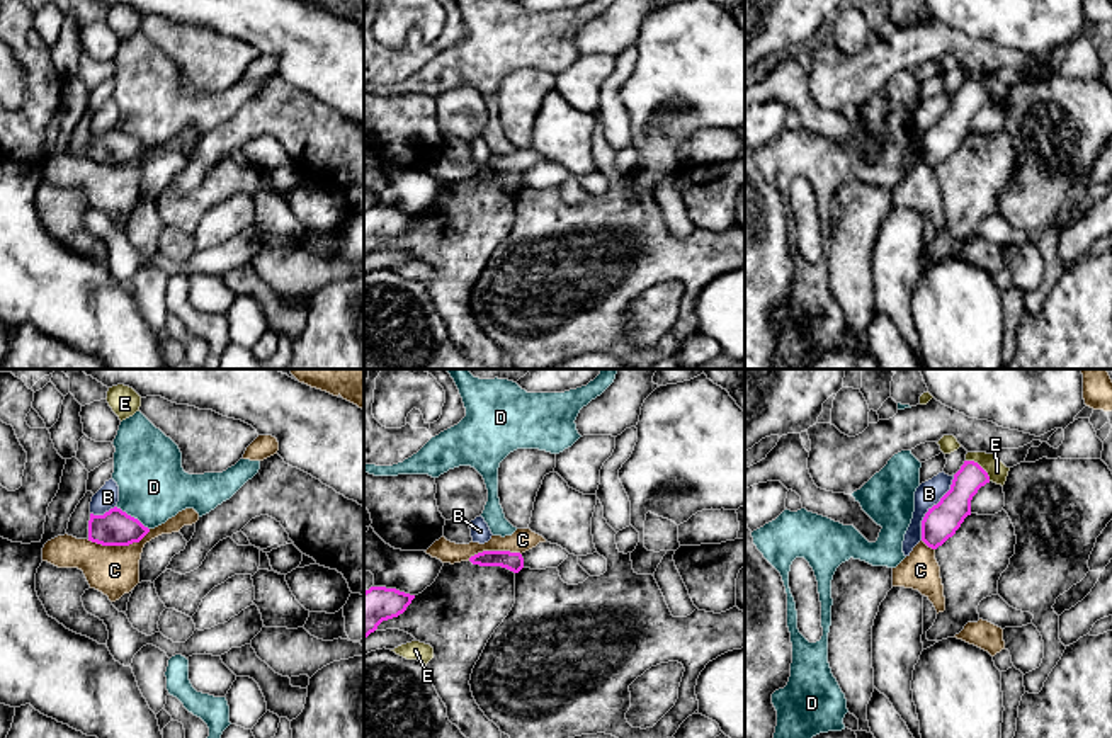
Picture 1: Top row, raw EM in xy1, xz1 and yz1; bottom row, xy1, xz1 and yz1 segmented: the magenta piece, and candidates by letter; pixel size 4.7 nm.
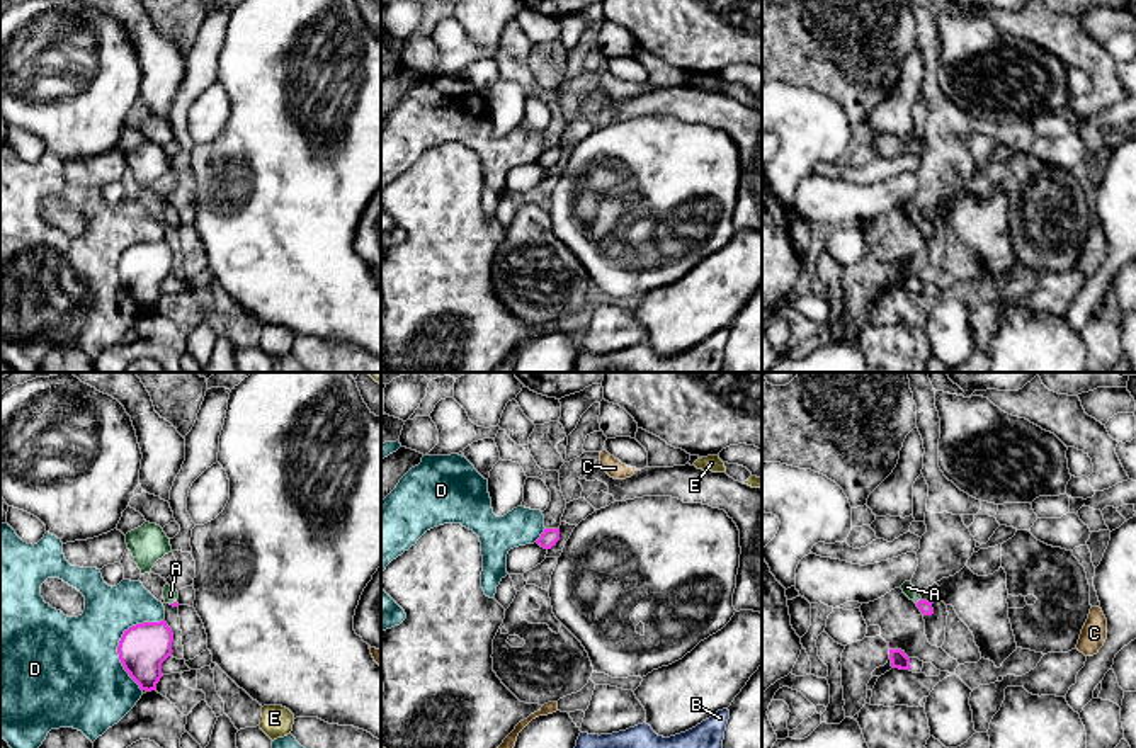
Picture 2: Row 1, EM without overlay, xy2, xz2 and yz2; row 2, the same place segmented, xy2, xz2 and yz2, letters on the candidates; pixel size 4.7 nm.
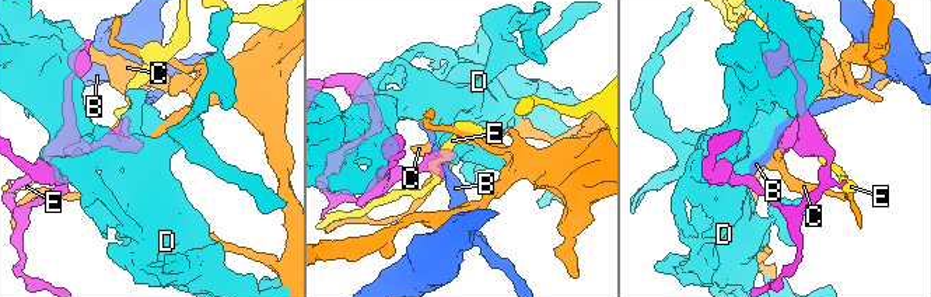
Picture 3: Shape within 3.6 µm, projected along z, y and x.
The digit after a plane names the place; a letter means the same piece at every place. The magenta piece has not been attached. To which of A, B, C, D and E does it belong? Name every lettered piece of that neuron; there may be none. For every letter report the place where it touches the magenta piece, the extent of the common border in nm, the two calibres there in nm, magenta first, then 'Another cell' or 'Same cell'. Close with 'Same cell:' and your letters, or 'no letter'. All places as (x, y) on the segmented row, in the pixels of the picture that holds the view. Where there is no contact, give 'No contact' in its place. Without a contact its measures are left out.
A: Touches magenta at yz2 (919, 600). Shared border 40 nm. Thickness 60 nm (magenta) against 60 nm. Same cell
B: Touches magenta at yz1 (932, 507). Shared border 360 nm. Thickness 160 nm (magenta) against 120 nm. Another cell
C: Touches magenta at xy1 (118, 544). Shared border 300 nm. Thickness 170 nm (magenta) against 240 nm. Another cell
D: Touches magenta at xy2 (119, 643). Shared border 360 nm. Thickness 220 nm (magenta) against 460 nm. Another cell
E: Touches magenta at yz1 (980, 466). Shared border 160 nm. Thickness 150 nm (magenta) against 90 nm. Another cell
Same cell: A

